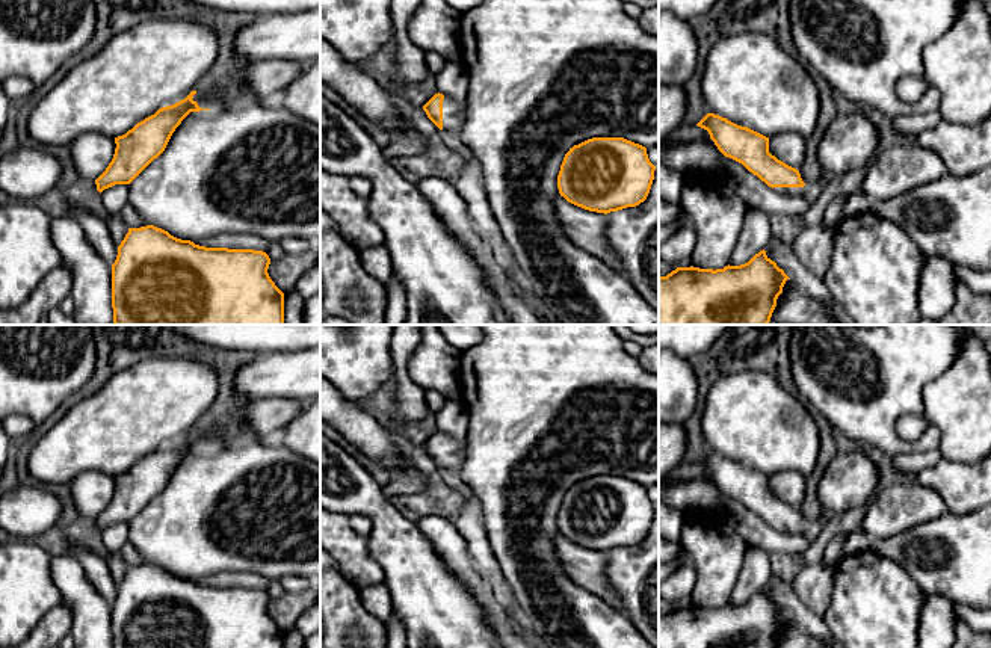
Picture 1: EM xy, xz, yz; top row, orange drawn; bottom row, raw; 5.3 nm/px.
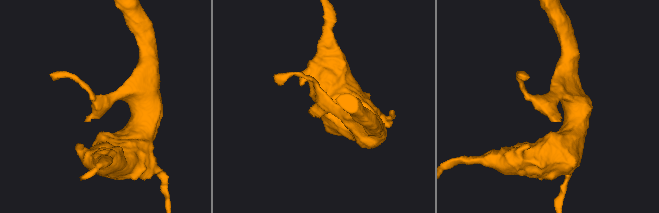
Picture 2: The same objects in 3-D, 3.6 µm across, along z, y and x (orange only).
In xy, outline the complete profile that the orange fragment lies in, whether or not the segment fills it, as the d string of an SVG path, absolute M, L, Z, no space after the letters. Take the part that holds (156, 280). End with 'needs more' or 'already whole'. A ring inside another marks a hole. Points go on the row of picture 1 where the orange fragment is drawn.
M154 225L128 228L118 246L118 255L112 264L112 308L115 325L284 325L284 293L270 279L267 269L270 258L263 251L205 248L190 240L181 240Z; already whole

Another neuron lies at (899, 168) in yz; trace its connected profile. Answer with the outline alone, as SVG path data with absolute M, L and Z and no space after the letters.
M906 142L882 150L867 165L861 190L870 202L884 201L944 175L949 169L937 153Z

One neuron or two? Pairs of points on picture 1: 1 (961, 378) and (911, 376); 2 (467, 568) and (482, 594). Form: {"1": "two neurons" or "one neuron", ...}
{"1": "two neurons", "2": "one neuron"}

